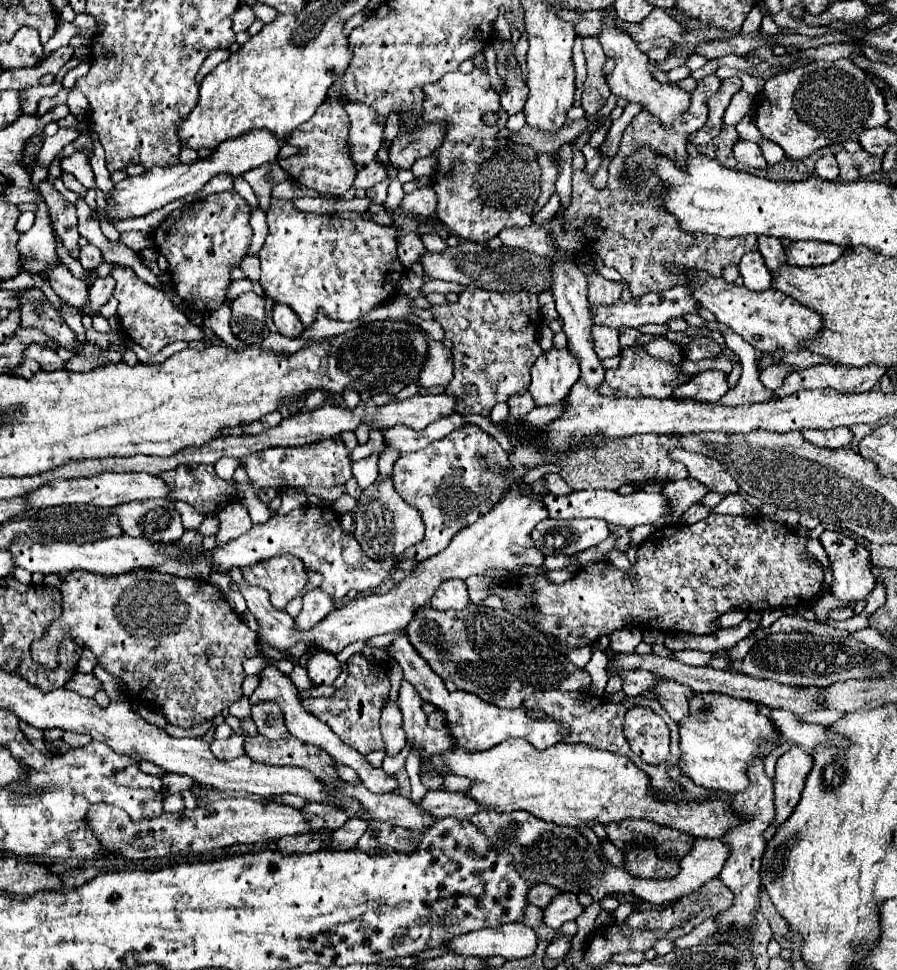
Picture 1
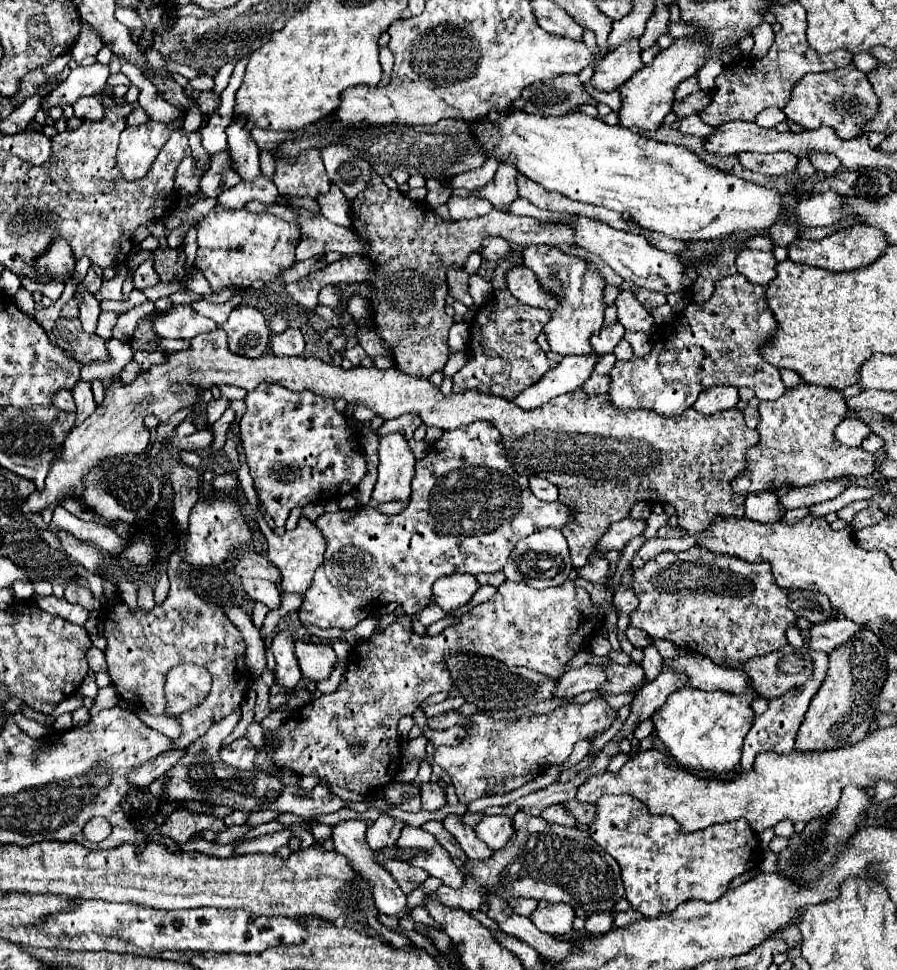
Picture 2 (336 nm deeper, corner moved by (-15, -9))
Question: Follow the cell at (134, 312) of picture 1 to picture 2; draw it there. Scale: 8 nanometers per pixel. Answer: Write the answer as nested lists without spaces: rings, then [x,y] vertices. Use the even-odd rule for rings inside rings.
[[[219,385],[219,391],[227,399],[243,399],[247,395],[245,389],[239,389],[239,387],[233,387],[233,385]]]

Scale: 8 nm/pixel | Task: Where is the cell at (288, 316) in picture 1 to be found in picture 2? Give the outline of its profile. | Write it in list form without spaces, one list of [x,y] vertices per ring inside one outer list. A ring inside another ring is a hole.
[[[287,327],[285,333],[271,337],[271,349],[275,355],[287,355],[287,357],[301,355],[305,349],[303,333],[295,327]]]

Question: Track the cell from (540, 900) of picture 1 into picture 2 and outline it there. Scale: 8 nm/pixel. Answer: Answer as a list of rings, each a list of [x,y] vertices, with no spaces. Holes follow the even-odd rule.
[[[515,899],[515,901],[509,901],[509,907],[515,911],[515,913],[519,913],[519,915],[525,915],[525,917],[529,917],[533,911],[535,911],[535,907],[537,907],[537,901],[527,901],[527,899]]]

